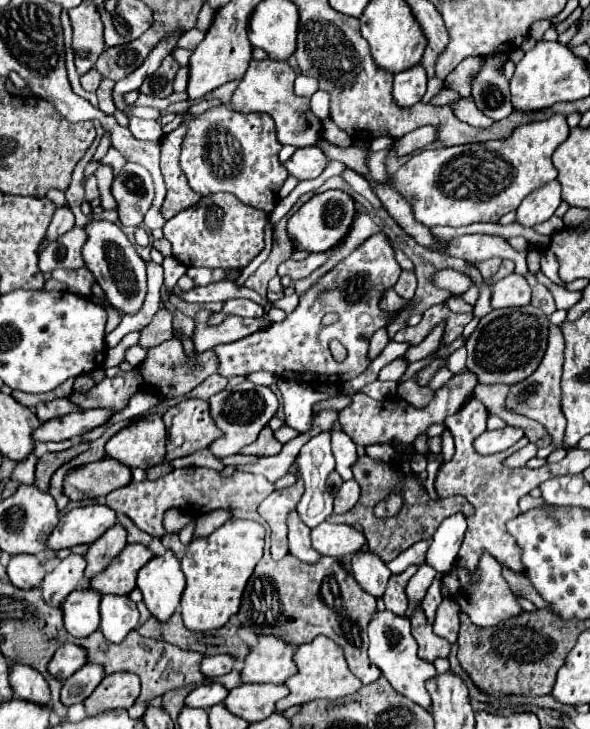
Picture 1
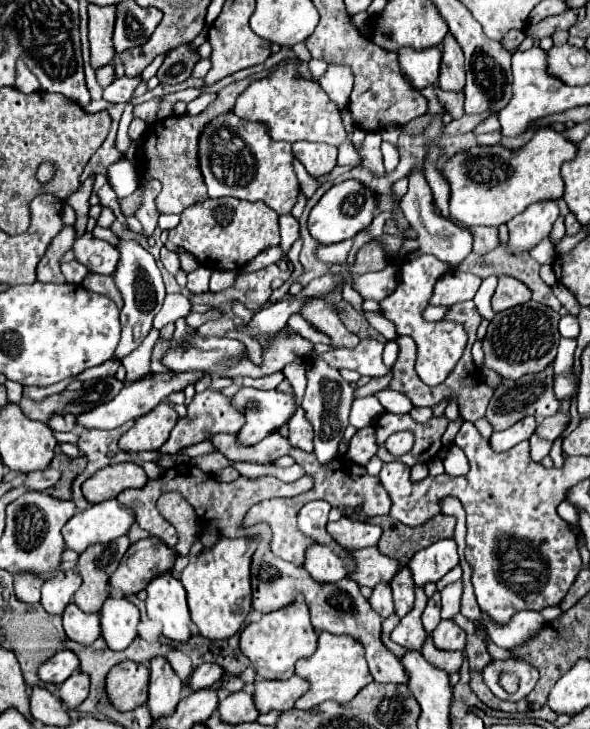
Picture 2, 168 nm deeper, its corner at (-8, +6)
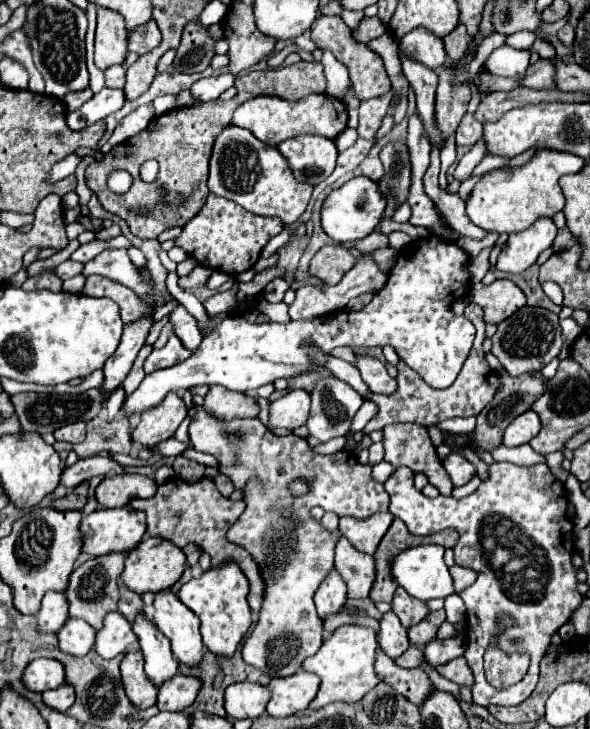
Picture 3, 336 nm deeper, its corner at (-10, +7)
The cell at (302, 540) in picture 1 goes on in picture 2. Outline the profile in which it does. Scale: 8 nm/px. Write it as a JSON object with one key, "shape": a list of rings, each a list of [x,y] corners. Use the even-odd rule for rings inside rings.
{"shape":[[[311,543],[309,549],[305,551],[305,569],[313,579],[319,579],[321,583],[325,581],[337,581],[345,577],[345,569],[341,559],[325,545],[321,543]]]}

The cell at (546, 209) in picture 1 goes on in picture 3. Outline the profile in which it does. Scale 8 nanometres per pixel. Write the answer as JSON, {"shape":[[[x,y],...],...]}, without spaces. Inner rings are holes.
{"shape":[[[541,218],[535,226],[519,234],[511,234],[501,250],[495,268],[507,274],[521,274],[537,262],[537,256],[553,244],[557,228],[551,218]]]}

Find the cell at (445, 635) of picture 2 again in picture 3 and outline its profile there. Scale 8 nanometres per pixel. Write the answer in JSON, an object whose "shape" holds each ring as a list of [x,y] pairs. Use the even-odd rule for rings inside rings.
{"shape":[[[449,638],[449,640],[433,640],[427,644],[427,648],[423,648],[423,656],[427,660],[427,664],[431,664],[433,668],[447,664],[455,658],[459,658],[463,654],[463,638]]]}

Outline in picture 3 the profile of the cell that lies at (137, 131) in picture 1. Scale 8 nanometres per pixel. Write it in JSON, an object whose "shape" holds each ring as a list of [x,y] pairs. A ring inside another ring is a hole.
{"shape":[[[103,88],[99,94],[93,94],[91,100],[87,100],[81,108],[67,112],[67,126],[71,130],[83,130],[89,124],[95,124],[109,114],[117,112],[125,104],[125,94],[123,90],[113,90],[113,88]]]}

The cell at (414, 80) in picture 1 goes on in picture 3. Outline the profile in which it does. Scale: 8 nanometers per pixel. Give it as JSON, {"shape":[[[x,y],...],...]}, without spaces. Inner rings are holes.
{"shape":[[[415,28],[411,30],[411,34],[405,34],[399,42],[399,48],[401,52],[411,54],[411,58],[423,62],[431,70],[441,68],[447,62],[443,40],[435,38],[435,34],[423,28]]]}

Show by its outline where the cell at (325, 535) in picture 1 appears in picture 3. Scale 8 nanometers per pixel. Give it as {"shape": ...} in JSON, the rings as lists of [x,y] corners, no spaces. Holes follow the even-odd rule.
{"shape":[[[379,512],[365,520],[345,516],[339,520],[339,530],[357,550],[361,550],[365,554],[375,554],[381,538],[389,530],[391,522],[393,522],[393,516],[389,512]]]}

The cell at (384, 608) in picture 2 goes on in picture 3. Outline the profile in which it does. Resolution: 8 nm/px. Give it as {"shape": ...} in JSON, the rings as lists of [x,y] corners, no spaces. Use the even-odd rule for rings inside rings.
{"shape":[[[393,612],[383,614],[381,630],[379,630],[379,648],[381,648],[391,660],[397,660],[397,658],[409,648],[407,630],[403,628],[403,624],[399,622],[399,618],[397,618]]]}

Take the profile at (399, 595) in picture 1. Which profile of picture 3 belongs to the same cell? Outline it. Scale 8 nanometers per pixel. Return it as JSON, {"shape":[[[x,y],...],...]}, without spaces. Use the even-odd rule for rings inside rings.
{"shape":[[[399,588],[395,592],[395,598],[393,598],[391,606],[393,606],[393,612],[399,616],[399,620],[405,628],[415,626],[417,622],[421,622],[429,616],[429,608],[423,600],[411,598],[405,590],[399,590]]]}

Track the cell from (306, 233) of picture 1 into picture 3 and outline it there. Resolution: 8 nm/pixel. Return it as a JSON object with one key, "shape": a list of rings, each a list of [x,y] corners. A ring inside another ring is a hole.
{"shape":[[[359,176],[359,178],[351,178],[347,184],[343,184],[341,188],[333,190],[321,210],[321,222],[323,222],[323,230],[335,240],[335,242],[347,242],[347,240],[361,240],[365,236],[369,236],[371,232],[377,230],[379,220],[383,218],[387,200],[379,188],[377,182]]]}

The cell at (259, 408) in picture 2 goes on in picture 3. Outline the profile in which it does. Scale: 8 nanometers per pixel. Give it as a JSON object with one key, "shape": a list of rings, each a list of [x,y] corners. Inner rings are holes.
{"shape":[[[289,390],[283,398],[271,402],[269,412],[269,426],[295,430],[299,426],[305,426],[309,418],[309,404],[311,394],[305,390]]]}

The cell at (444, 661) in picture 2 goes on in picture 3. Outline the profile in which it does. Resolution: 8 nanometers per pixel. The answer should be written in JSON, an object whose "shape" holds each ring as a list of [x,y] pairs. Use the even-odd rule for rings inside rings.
{"shape":[[[461,656],[451,660],[451,664],[447,664],[447,666],[439,666],[437,672],[443,678],[447,678],[459,686],[467,686],[467,688],[473,686],[473,674],[471,674],[471,670],[467,670],[467,662],[463,662]]]}

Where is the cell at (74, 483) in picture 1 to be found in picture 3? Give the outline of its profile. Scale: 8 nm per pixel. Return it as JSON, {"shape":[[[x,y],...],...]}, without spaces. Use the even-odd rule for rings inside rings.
{"shape":[[[123,474],[103,478],[95,490],[95,496],[105,508],[119,508],[129,504],[133,498],[151,498],[155,492],[157,484],[153,478],[143,474]]]}

